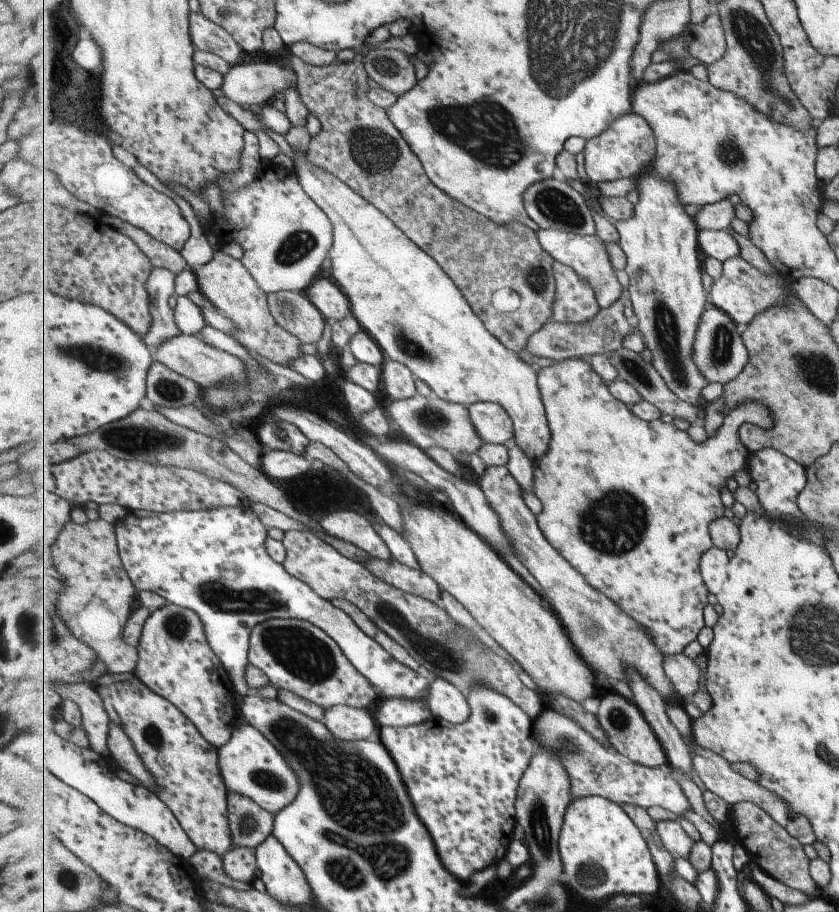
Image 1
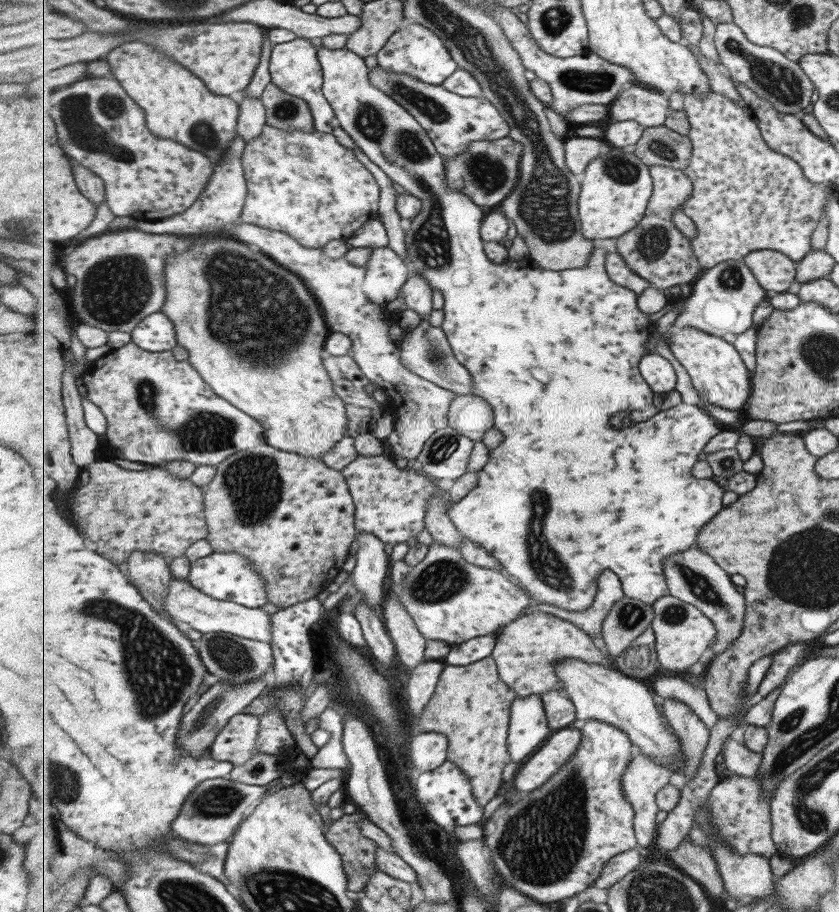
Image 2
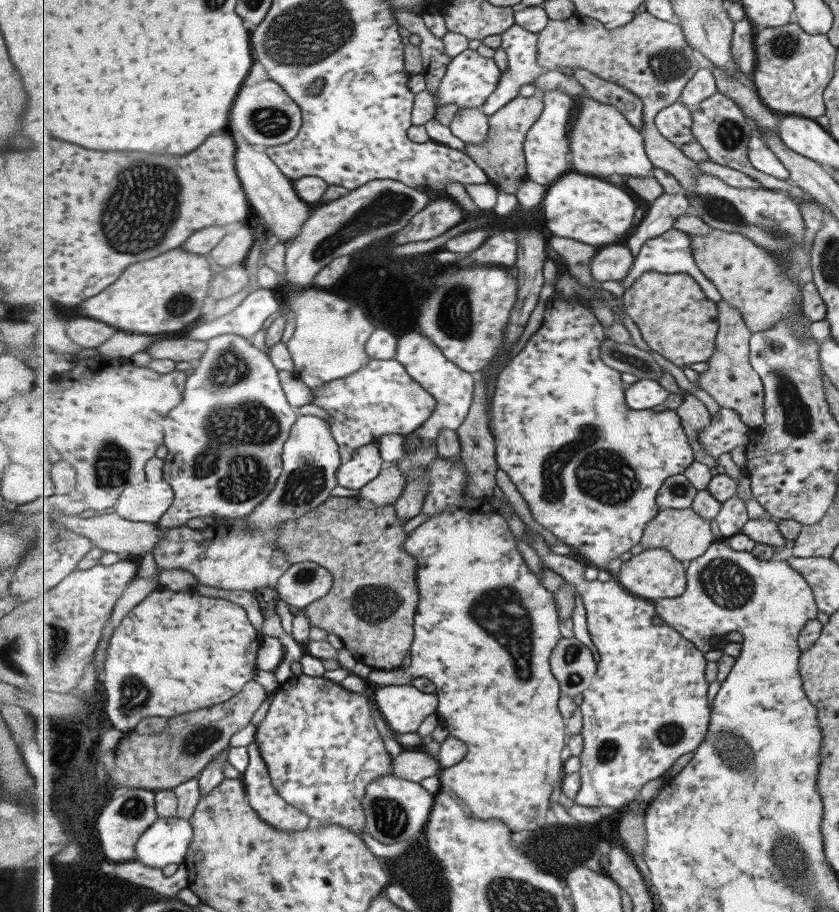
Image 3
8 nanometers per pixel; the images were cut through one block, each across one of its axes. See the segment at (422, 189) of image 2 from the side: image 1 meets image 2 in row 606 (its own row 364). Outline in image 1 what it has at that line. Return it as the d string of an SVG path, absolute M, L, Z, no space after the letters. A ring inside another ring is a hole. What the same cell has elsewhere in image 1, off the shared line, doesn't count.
M567 359L560 361L555 366L541 368L538 376L542 392L546 415L552 430L552 446L543 459L534 464L536 474L535 494L543 501L543 512L538 516L541 530L545 533L548 541L584 576L594 589L613 599L623 612L632 616L640 625L646 627L646 632L652 641L664 652L664 654L676 655L683 653L685 647L693 641L698 640L701 629L705 627L703 610L707 604L712 603L712 597L703 582L699 562L703 554L714 547L711 533L711 524L717 519L725 518L725 506L721 500L721 490L727 486L727 480L733 478L739 470L748 470L752 450L742 441L740 428L743 423L765 424L765 428L772 426L770 410L762 401L749 401L749 404L741 405L739 408L730 409L725 422L720 426L716 435L709 437L702 443L693 440L690 434L679 430L675 422L665 424L663 420L646 421L638 417L632 407L625 404L612 394L610 385L593 370L592 365L586 359Z

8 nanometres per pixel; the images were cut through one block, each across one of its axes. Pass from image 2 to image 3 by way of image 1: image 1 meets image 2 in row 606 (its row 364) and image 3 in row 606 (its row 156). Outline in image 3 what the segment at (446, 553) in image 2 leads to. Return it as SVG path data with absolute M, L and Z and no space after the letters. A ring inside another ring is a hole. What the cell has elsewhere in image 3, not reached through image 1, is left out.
M315 562L293 564L280 578L280 598L298 609L328 596L333 588L333 574Z

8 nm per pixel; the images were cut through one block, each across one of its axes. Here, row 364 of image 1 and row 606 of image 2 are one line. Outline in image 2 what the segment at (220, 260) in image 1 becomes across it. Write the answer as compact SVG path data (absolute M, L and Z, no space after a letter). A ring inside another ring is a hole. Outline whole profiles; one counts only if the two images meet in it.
M269 444L258 446L255 449L247 449L236 452L232 457L227 458L220 465L217 465L218 471L215 478L205 488L205 518L207 518L207 530L209 536L207 542L211 544L213 553L223 552L223 554L241 554L247 560L251 560L251 564L266 578L268 582L268 597L270 603L278 605L283 609L296 605L297 603L315 598L317 594L321 594L323 589L327 589L331 584L336 582L343 564L350 557L351 546L360 534L355 526L356 522L356 506L351 491L349 491L349 483L346 476L341 471L329 468L325 462L319 458L312 456L301 456L293 452L285 452L279 450L275 446Z

